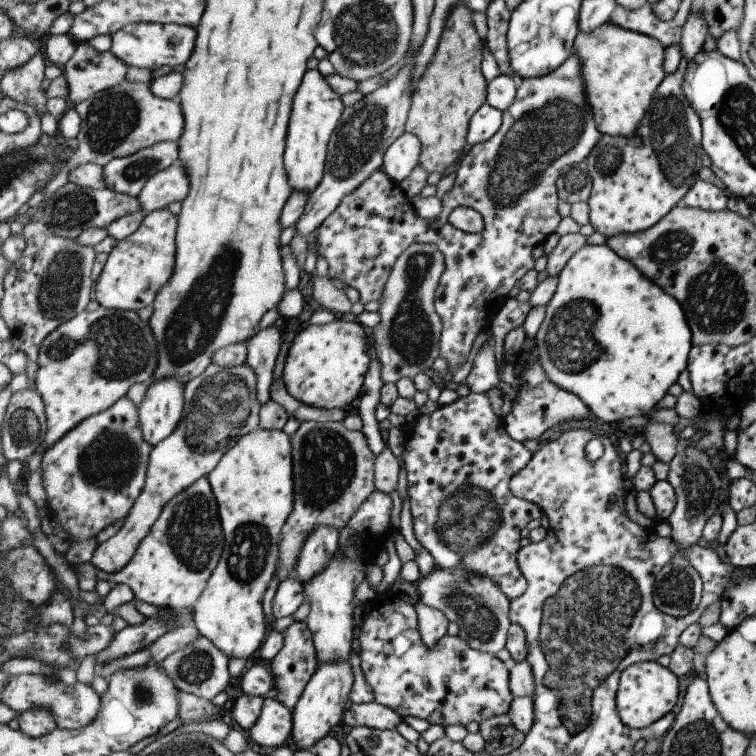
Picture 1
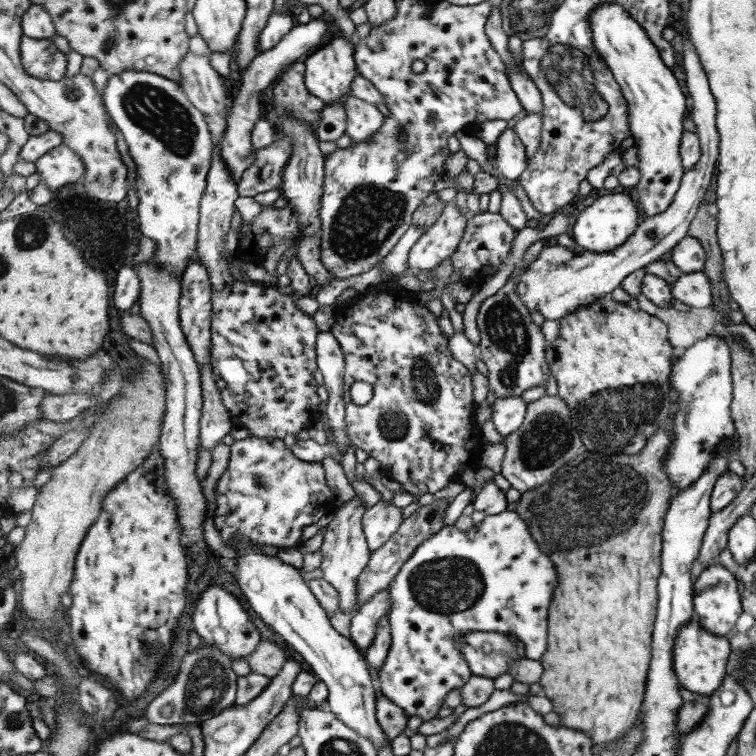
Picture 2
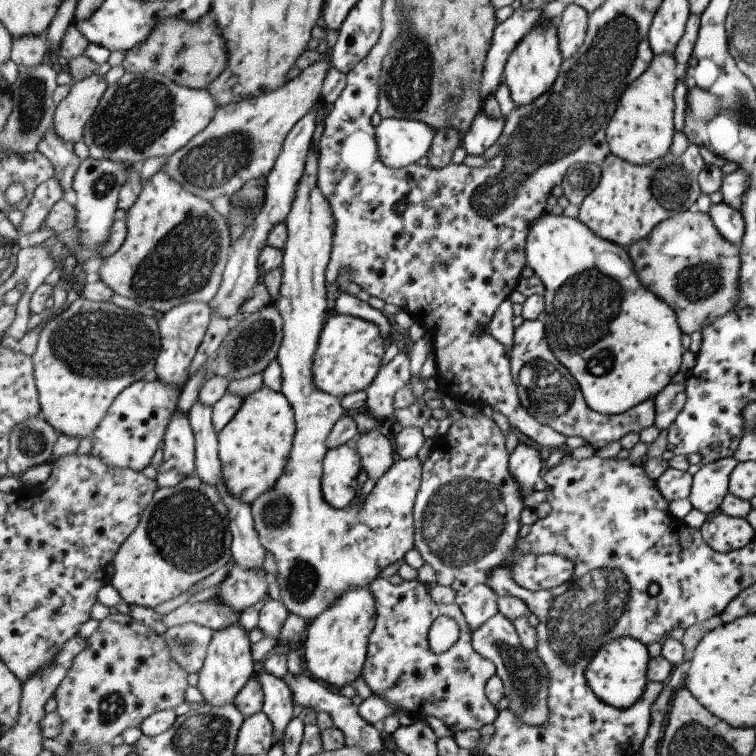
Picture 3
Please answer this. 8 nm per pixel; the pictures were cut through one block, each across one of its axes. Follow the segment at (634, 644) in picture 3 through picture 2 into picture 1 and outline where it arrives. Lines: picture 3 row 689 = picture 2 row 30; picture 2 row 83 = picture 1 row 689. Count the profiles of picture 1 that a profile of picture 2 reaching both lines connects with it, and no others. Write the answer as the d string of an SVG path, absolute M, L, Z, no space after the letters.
M639 662L627 668L621 674L621 684L617 692L617 704L623 724L643 732L644 729L652 728L663 716L675 710L681 696L679 694L681 680L679 679L679 676L669 667L665 668L657 662Z

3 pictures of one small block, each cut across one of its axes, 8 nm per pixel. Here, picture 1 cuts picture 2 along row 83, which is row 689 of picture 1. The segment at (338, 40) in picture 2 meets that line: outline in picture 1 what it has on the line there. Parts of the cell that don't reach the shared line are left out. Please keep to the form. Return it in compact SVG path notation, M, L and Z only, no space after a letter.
M337 660L322 664L317 674L311 678L299 704L293 711L294 731L292 738L299 750L315 750L315 744L323 740L333 726L344 724L344 714L348 710L351 700L351 690L355 684L353 668L347 660Z

